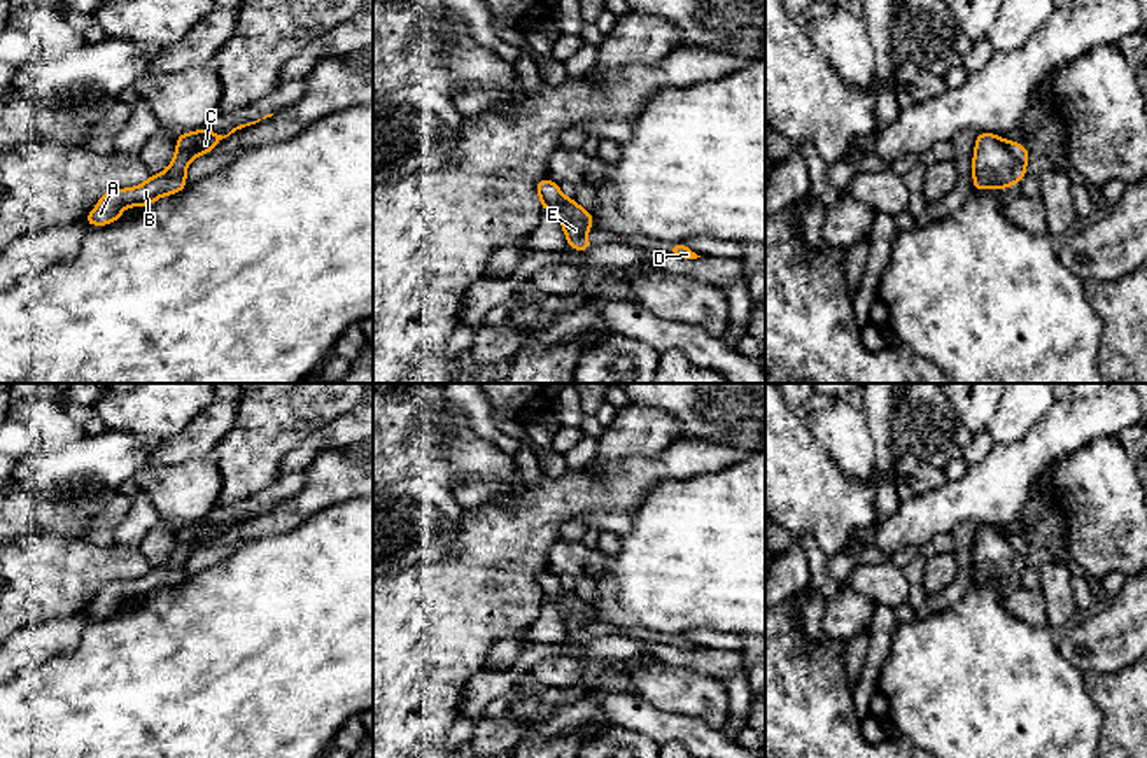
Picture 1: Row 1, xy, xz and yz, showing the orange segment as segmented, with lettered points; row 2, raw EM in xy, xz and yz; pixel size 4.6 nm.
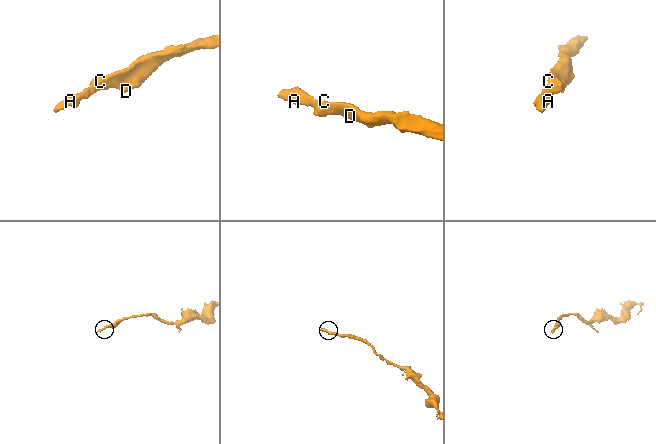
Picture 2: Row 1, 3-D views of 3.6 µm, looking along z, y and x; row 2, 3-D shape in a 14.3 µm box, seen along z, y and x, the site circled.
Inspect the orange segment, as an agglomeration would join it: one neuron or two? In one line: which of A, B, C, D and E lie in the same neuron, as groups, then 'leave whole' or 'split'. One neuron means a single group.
groups A B C D E; leave whole

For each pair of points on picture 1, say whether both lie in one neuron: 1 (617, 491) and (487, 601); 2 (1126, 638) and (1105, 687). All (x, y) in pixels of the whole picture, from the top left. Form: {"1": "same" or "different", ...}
{"1": "same", "2": "different"}

